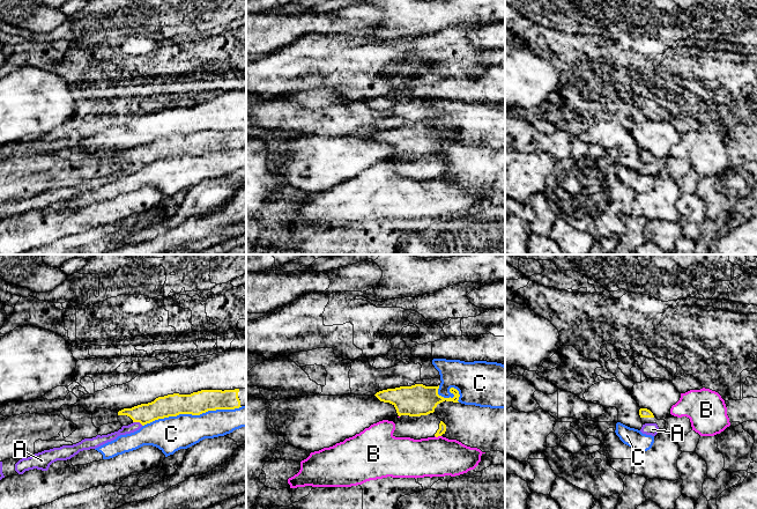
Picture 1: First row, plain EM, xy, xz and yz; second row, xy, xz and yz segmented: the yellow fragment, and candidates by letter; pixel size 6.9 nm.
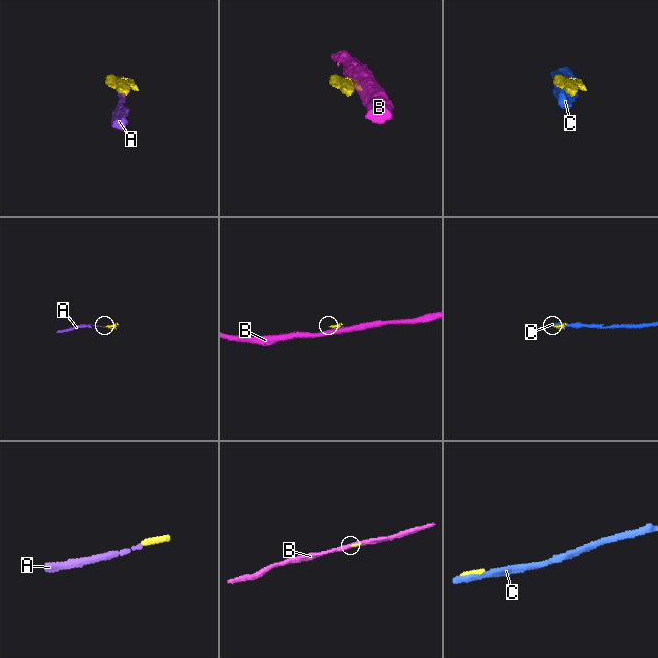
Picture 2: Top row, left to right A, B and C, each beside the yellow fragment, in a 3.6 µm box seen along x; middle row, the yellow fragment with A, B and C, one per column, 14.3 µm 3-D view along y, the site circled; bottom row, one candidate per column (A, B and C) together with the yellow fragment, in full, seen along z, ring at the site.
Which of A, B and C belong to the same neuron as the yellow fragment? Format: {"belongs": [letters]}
{"belongs": ["A"]}

